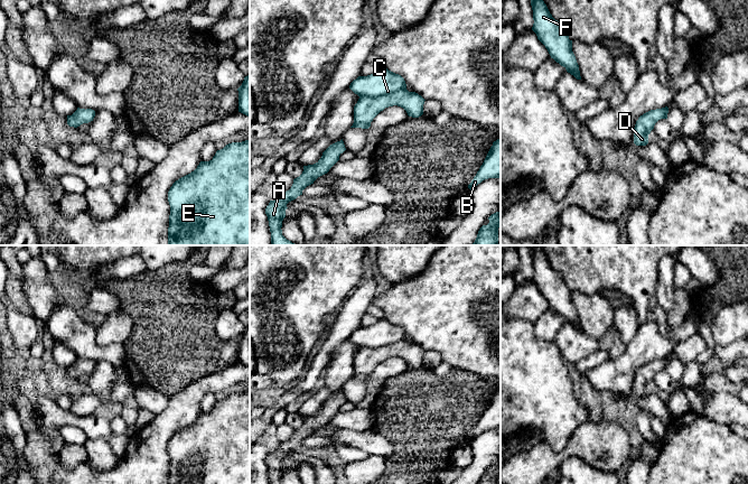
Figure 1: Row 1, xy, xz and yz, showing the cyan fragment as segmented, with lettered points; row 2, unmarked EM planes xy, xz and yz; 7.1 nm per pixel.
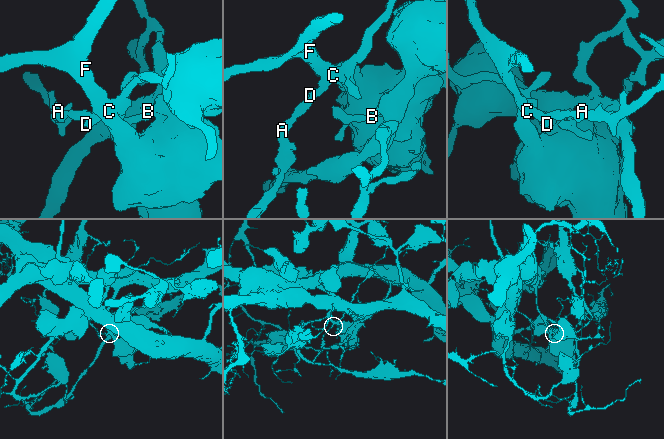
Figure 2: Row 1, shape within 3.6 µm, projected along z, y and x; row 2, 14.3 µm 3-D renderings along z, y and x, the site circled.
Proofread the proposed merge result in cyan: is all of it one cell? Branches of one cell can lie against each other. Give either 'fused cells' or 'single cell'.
fused cells

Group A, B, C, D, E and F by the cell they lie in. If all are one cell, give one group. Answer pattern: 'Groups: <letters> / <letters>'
Groups: A / B C D E F

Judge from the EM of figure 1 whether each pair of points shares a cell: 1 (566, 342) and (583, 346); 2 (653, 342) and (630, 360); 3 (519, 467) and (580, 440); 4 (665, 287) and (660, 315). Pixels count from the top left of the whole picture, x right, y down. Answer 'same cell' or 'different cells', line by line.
1: same cell
2: same cell
3: same cell
4: different cells

